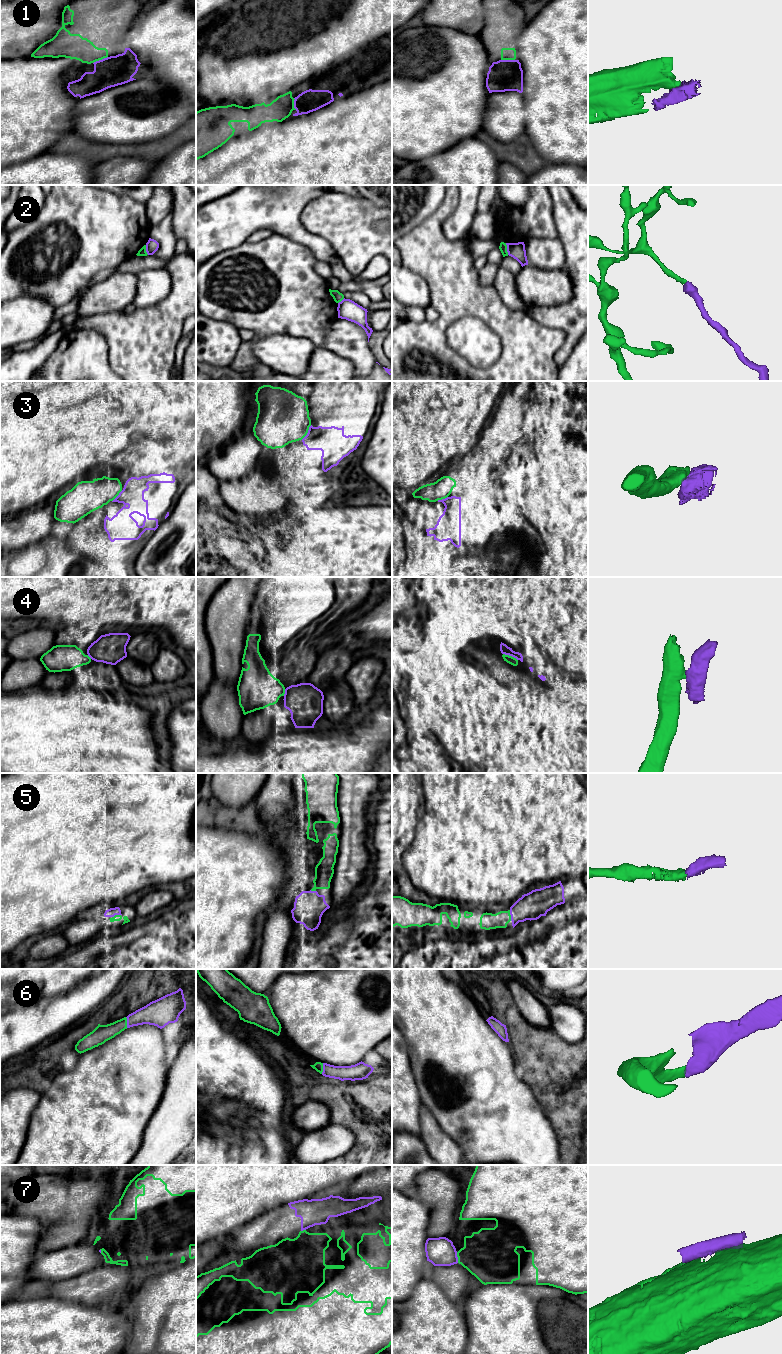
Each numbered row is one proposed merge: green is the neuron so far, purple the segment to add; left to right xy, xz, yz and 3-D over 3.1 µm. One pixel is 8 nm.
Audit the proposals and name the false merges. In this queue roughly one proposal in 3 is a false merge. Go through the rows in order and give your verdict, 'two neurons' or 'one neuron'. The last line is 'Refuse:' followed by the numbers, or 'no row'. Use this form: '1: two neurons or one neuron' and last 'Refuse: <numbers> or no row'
1: one neuron
2: two neurons
3: two neurons
4: two neurons
5: one neuron
6: one neuron
7: two neurons
Refuse: 2, 3, 4, 7

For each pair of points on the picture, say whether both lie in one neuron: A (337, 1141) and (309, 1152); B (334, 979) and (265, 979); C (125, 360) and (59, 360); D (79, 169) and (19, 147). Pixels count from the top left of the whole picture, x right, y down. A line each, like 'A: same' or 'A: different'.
A: same
B: different
C: different
D: different

